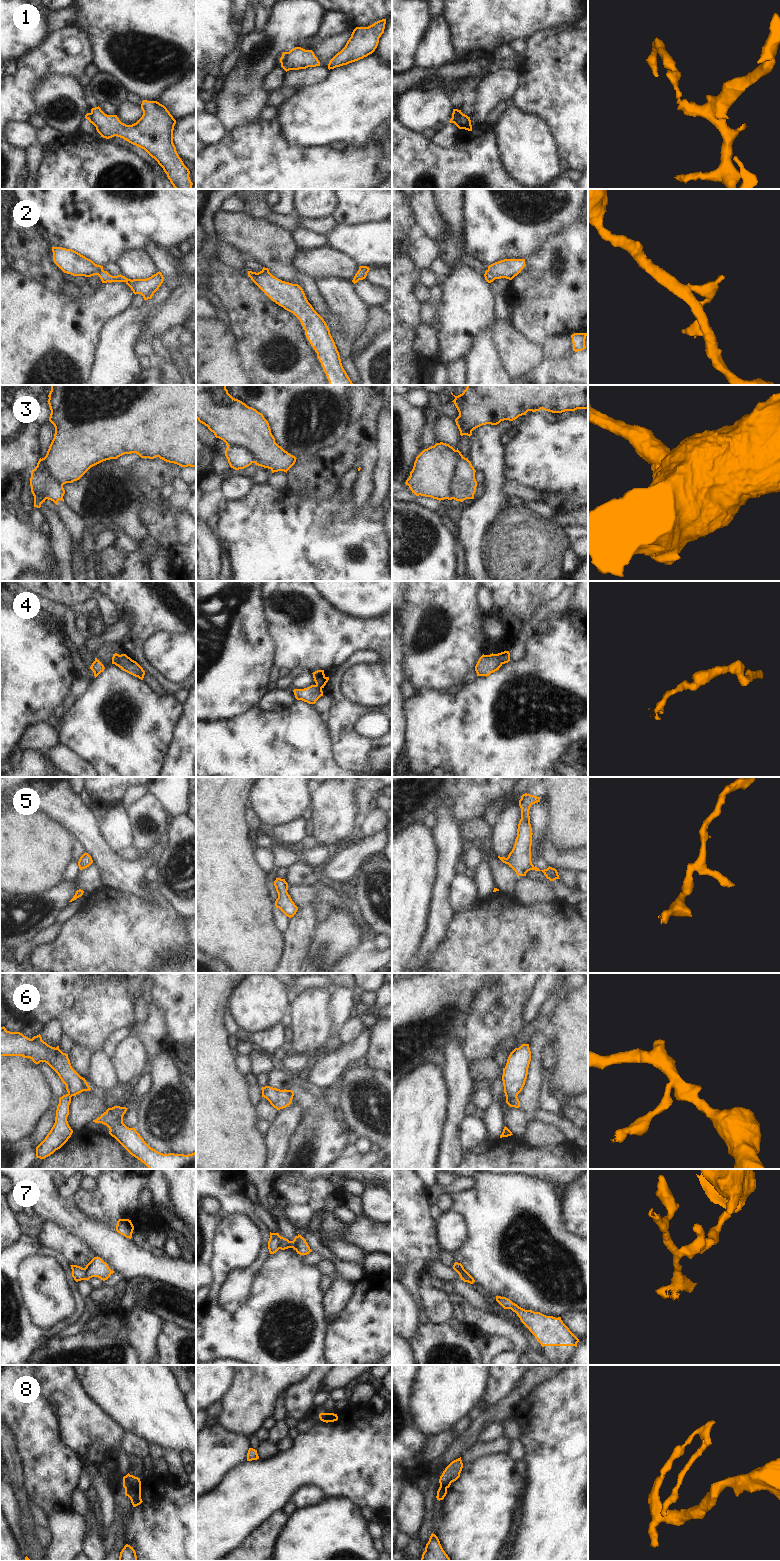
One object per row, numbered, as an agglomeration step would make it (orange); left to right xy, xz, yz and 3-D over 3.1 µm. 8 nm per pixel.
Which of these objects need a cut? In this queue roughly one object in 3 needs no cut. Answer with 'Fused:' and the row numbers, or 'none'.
Fused: 1, 2, 3, 4, 6, 7, 8

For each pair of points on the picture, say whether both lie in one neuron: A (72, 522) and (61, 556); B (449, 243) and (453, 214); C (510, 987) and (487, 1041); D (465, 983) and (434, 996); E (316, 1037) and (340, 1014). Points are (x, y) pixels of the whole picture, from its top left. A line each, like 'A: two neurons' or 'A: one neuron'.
A: two neurons
B: one neuron
C: one neuron
D: one neuron
E: two neurons

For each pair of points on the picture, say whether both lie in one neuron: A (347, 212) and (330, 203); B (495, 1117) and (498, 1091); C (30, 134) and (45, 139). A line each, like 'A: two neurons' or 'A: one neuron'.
A: two neurons
B: one neuron
C: two neurons

